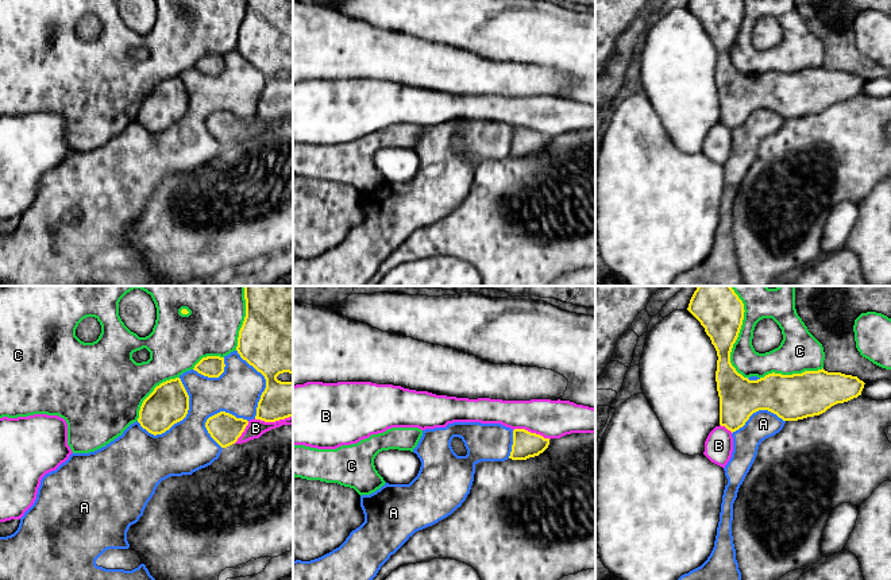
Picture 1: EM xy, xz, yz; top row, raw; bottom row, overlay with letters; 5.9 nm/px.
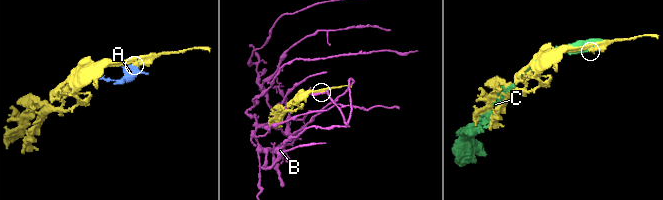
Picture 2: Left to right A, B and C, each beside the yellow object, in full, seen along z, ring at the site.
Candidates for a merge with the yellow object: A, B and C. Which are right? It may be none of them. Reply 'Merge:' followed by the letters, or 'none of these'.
Merge: A

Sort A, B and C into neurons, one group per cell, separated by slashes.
A / B / C

